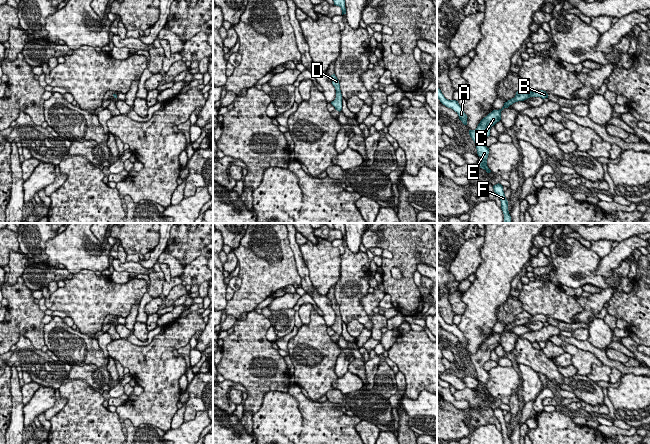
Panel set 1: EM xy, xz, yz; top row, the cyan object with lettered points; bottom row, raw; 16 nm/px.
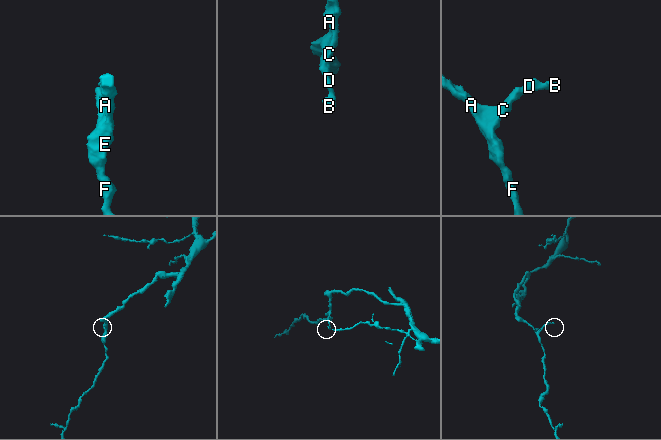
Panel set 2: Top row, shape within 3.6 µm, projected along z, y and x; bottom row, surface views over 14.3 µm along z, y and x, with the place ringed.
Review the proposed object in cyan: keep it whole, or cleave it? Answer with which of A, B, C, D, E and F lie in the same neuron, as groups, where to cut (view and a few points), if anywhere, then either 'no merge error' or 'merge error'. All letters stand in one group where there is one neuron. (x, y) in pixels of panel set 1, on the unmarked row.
groups A B C D E F; cut none; no merge error

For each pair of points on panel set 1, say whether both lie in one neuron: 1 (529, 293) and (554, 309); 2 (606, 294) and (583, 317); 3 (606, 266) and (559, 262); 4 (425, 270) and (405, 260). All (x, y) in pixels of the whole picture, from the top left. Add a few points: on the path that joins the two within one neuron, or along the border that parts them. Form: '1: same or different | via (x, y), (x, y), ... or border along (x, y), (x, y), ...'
1: same | via (535, 296), (542, 297), (548, 303)
2: same | via (600, 299), (588, 311)
3: different | border along (601, 258), (596, 272), (603, 277)
4: different | border along (417, 250), (415, 252), (416, 269)

